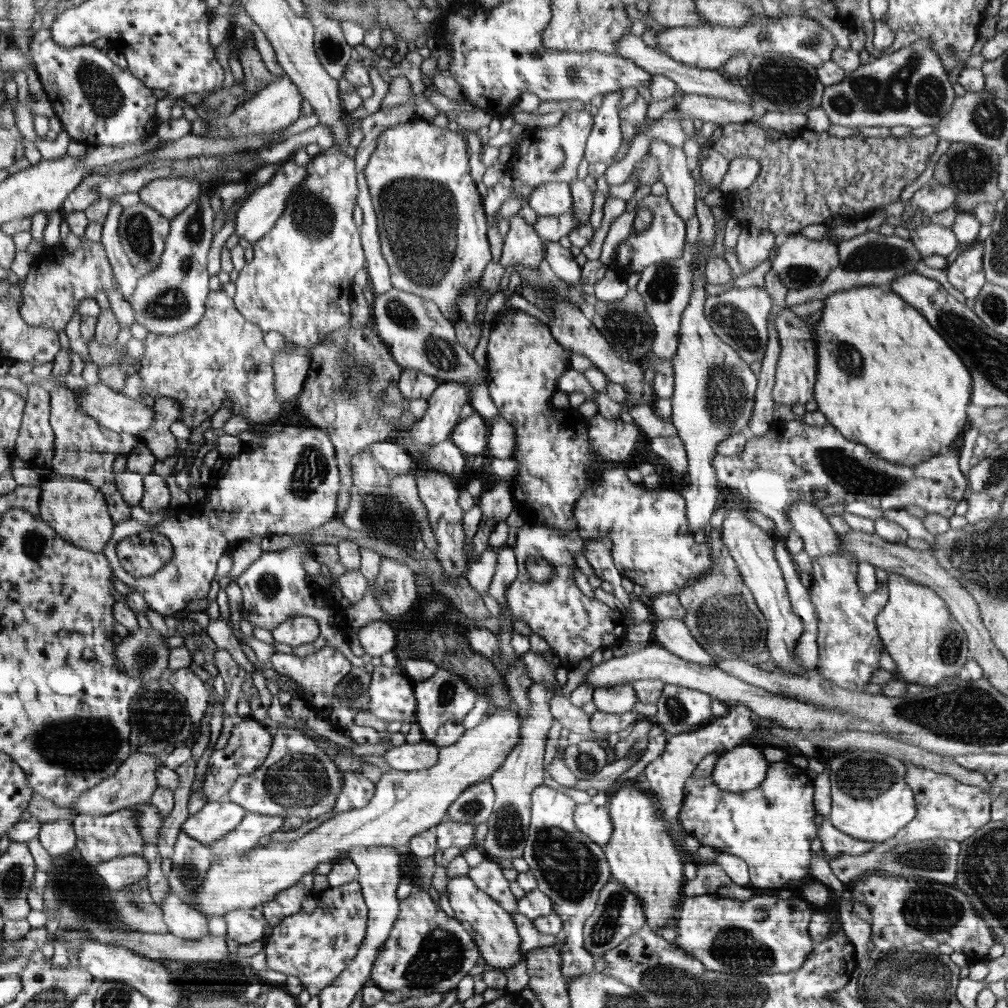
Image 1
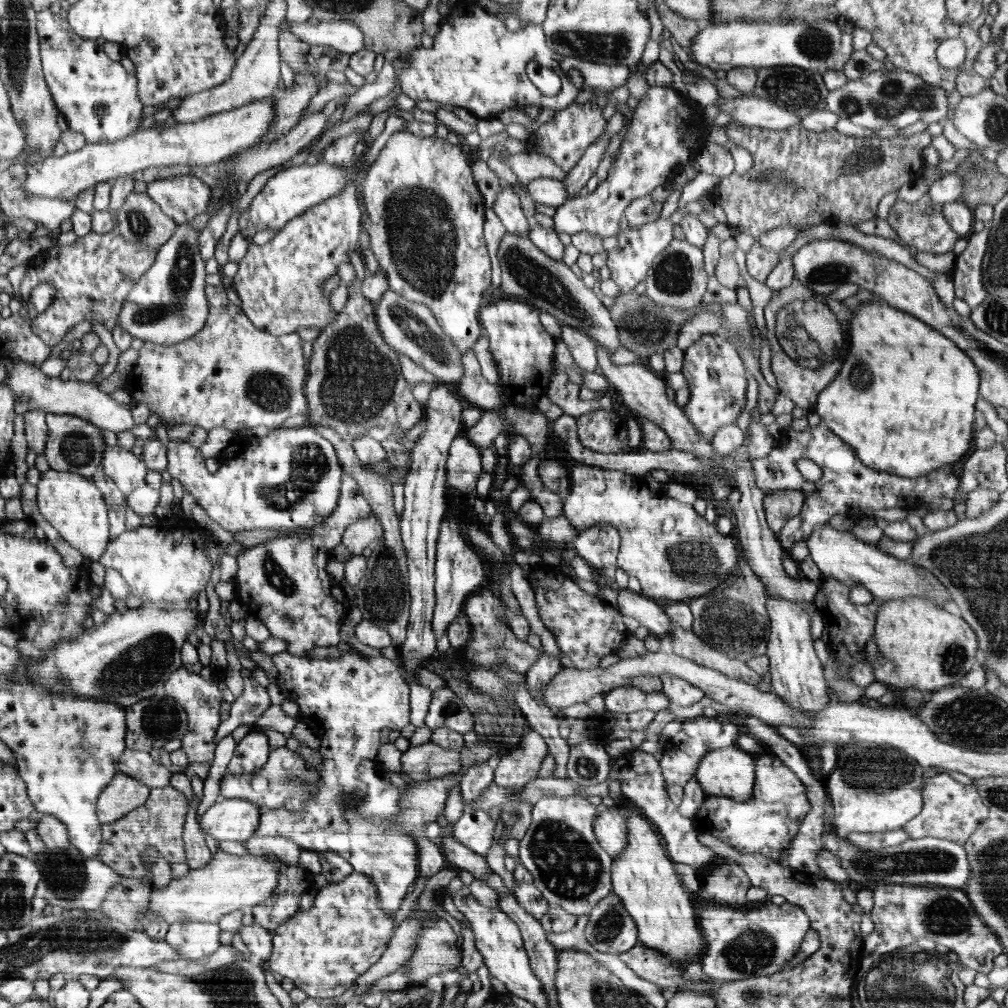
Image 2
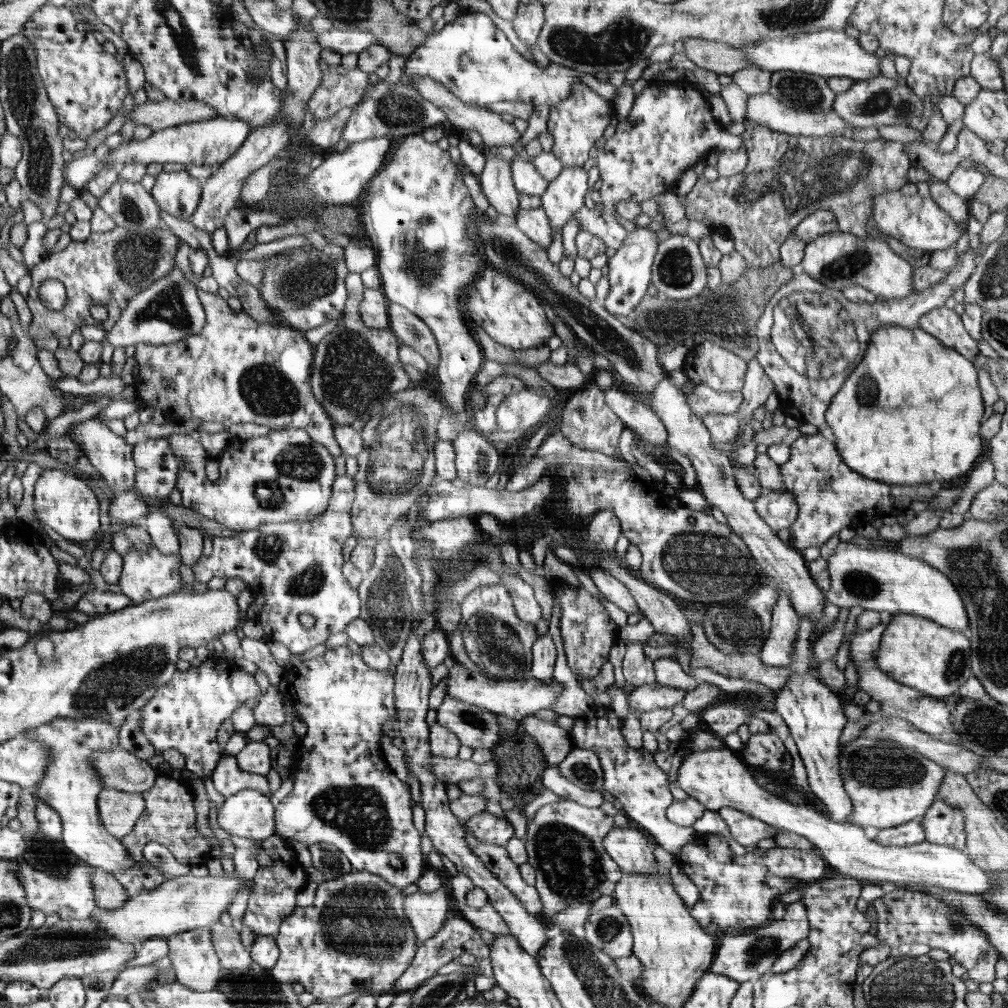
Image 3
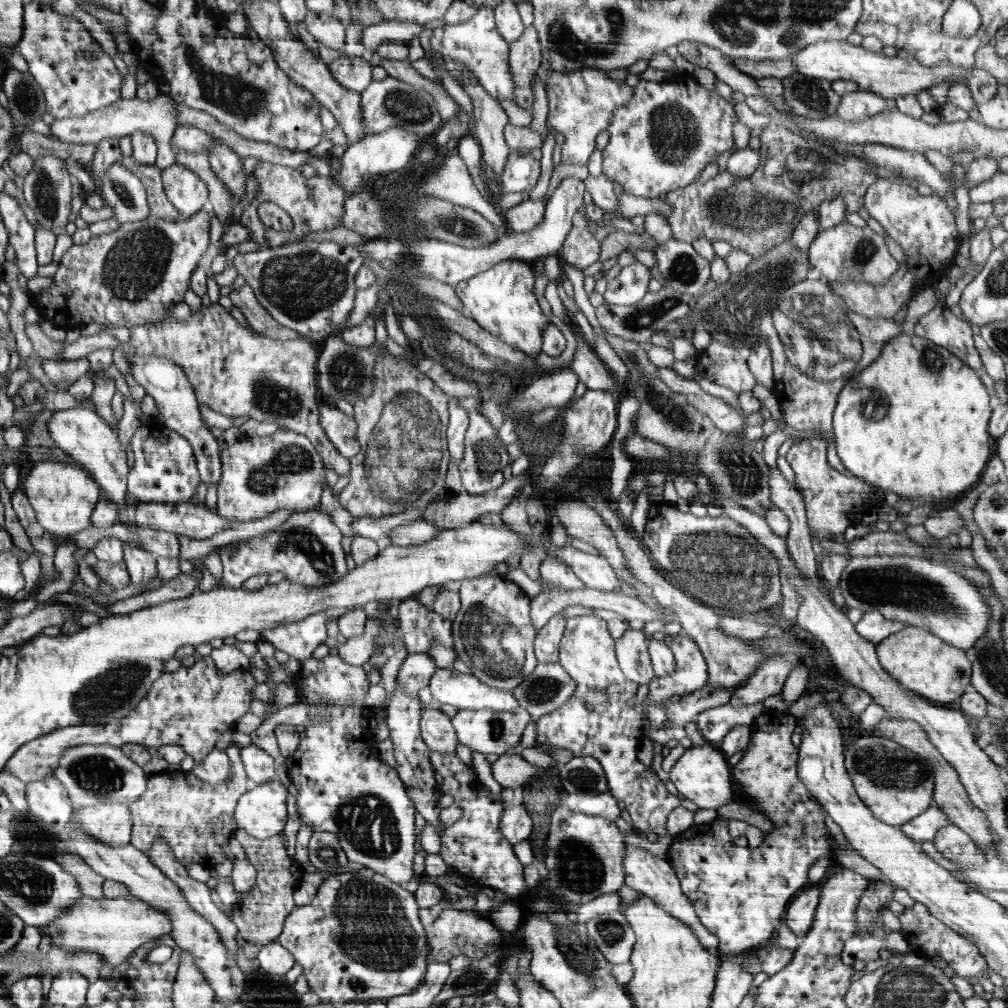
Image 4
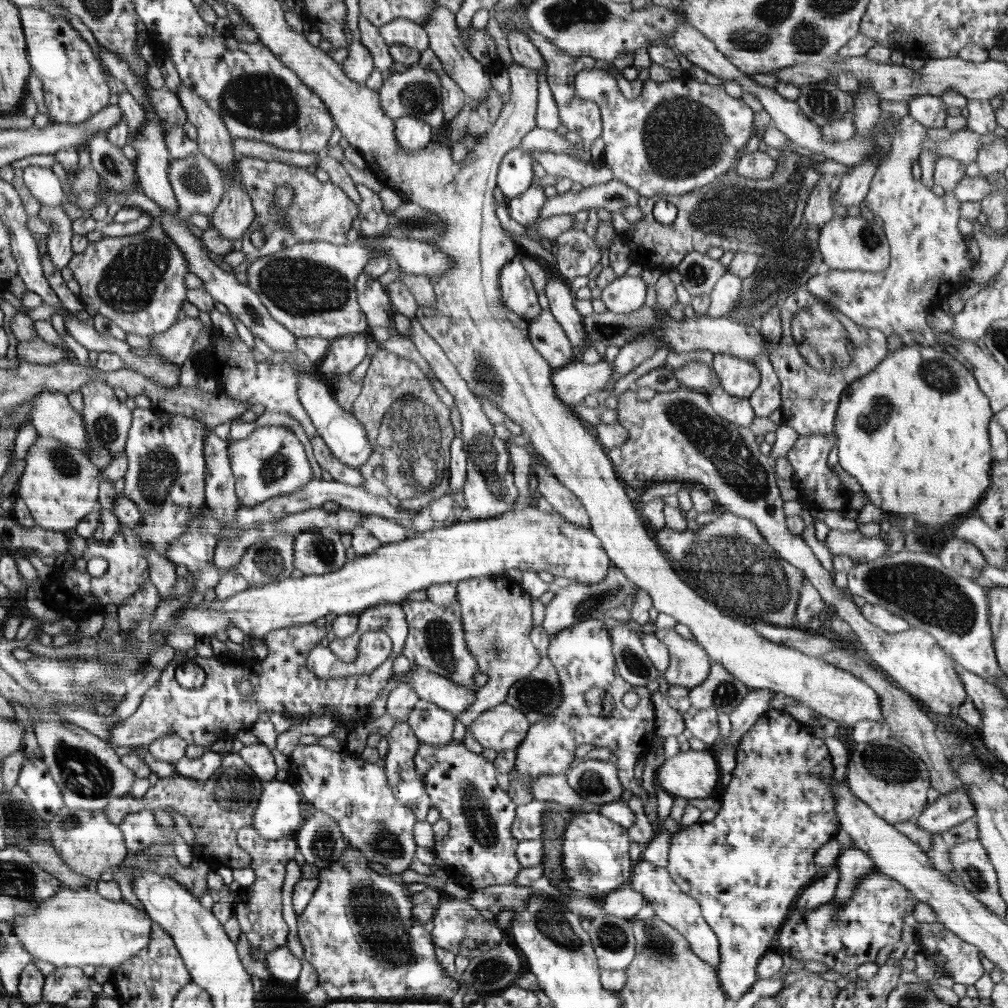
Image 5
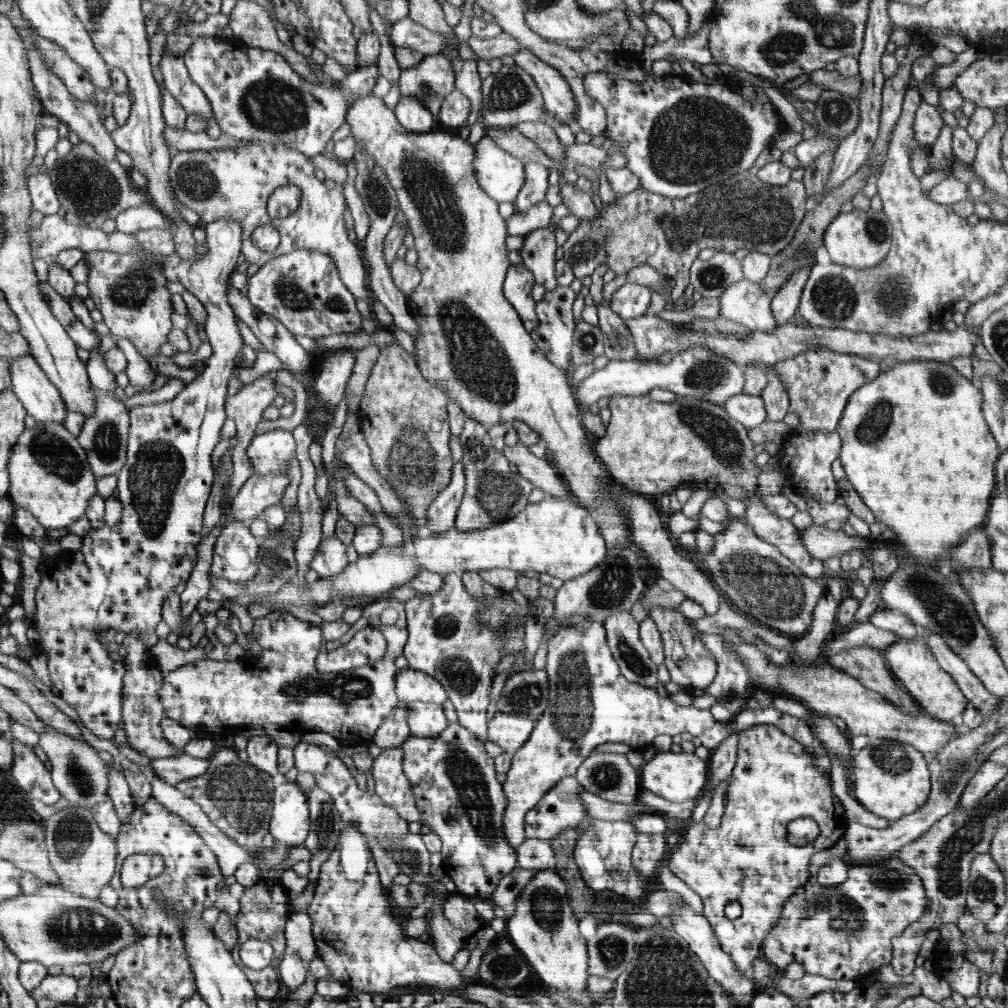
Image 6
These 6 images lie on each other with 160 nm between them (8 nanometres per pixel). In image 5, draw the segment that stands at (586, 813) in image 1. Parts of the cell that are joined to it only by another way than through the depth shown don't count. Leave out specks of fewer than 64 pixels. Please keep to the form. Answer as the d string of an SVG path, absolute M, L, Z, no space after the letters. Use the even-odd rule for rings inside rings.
M644 859L634 862L627 886L642 894L642 897L652 905L656 916L680 932L690 943L691 949L717 970L720 960L719 940L702 916L698 901L682 892L667 867L654 866Z

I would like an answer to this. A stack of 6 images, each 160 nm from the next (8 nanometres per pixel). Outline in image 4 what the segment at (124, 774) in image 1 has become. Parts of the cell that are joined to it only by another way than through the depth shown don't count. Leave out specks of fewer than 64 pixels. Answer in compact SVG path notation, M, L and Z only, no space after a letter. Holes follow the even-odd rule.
M112 801L76 809L76 812L67 829L72 824L82 827L87 835L111 847L124 847L132 841L134 815L127 803Z

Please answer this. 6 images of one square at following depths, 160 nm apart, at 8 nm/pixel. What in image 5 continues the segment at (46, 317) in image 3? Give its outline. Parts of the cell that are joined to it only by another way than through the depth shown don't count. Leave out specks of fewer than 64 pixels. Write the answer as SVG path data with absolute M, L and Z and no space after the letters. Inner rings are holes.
M158 220L151 222L151 225L141 233L123 236L123 237L102 237L96 242L89 242L88 246L81 252L81 254L74 254L73 258L70 260L67 268L72 270L74 275L74 280L78 281L81 286L81 291L79 297L81 301L88 308L94 308L96 310L95 314L102 314L115 322L122 330L125 332L130 332L138 334L138 336L148 337L153 334L158 334L169 329L176 322L178 318L178 312L186 300L186 273L189 272L188 260L184 258L181 248L172 240L166 231L163 231L163 226Z

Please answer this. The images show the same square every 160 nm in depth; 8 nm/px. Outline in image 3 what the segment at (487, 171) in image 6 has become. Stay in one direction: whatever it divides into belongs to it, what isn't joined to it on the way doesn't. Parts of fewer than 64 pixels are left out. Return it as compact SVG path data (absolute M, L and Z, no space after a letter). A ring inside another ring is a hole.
M517 154L510 165L514 188L518 192L539 197L546 193L549 183L534 169L529 154Z

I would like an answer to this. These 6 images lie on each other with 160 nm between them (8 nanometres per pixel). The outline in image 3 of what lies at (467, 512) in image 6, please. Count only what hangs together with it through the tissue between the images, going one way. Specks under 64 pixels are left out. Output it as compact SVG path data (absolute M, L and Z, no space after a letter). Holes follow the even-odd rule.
M461 432L452 442L457 477L474 486L487 484L500 466L500 456L482 435Z

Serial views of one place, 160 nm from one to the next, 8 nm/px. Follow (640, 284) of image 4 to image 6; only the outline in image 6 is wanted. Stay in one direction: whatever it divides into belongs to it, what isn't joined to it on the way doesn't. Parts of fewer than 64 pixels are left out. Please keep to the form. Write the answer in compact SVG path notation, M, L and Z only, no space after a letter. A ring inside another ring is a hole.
M626 282L616 289L609 306L624 320L641 317L646 315L651 296L652 292L648 287Z

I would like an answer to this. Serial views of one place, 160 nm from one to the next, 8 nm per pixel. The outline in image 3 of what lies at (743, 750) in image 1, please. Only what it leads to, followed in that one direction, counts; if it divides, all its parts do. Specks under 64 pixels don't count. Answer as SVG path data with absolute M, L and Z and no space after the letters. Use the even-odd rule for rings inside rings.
M726 747L692 752L683 759L677 773L678 784L689 797L701 802L709 814L722 808L733 808L749 814L770 826L803 836L816 848L832 868L856 880L882 881L911 884L927 884L928 887L967 894L987 895L994 886L993 880L972 862L966 850L924 841L912 846L882 846L864 835L863 827L852 823L833 821L826 813L818 811L810 803L795 805L758 786L752 768L742 762L739 753Z

